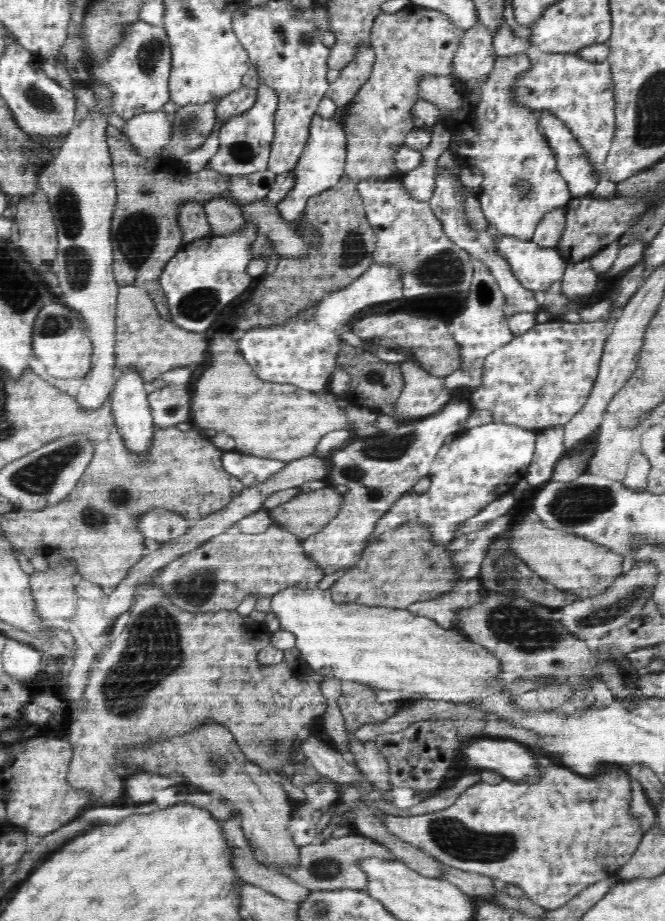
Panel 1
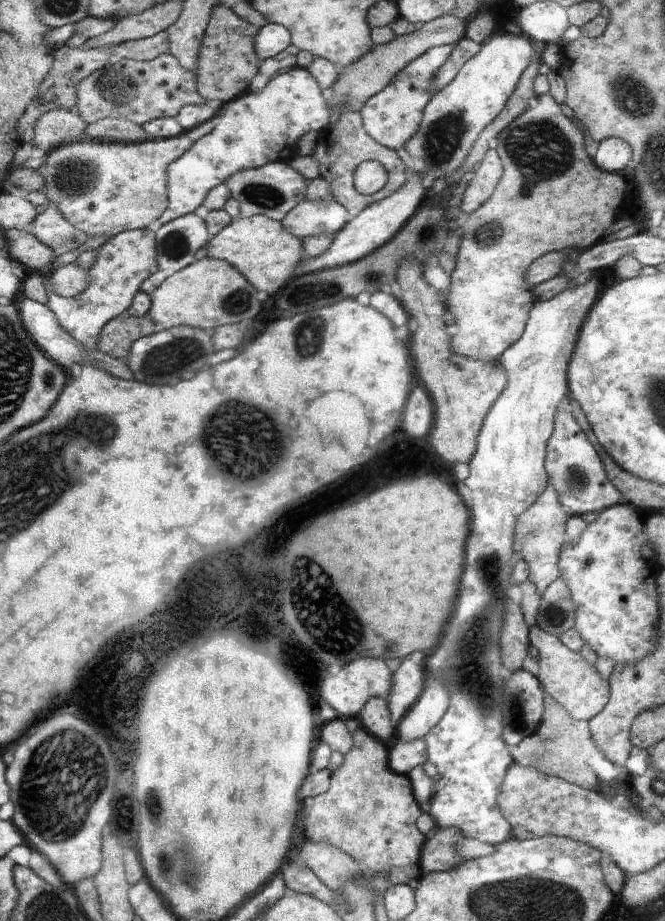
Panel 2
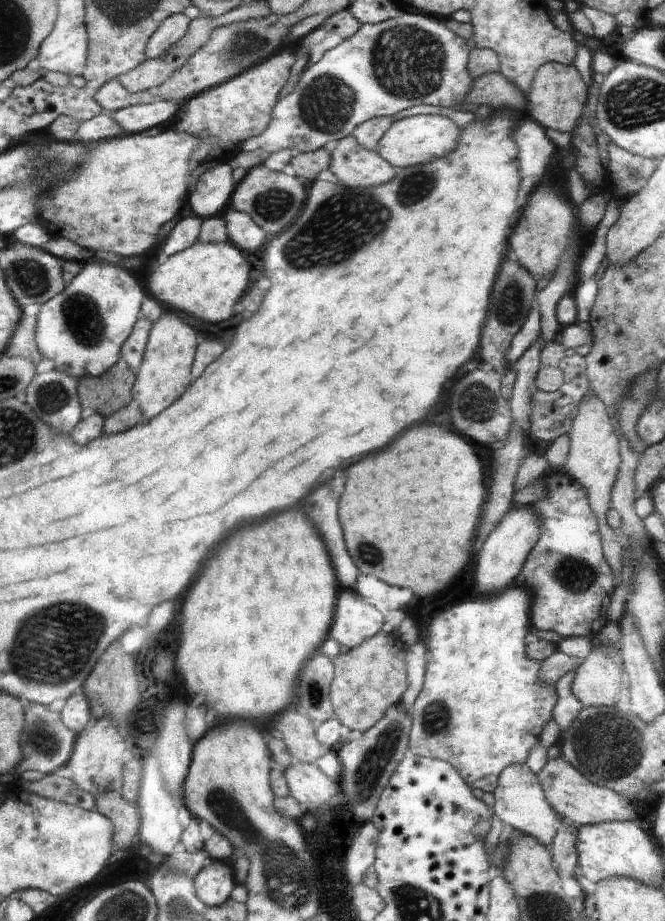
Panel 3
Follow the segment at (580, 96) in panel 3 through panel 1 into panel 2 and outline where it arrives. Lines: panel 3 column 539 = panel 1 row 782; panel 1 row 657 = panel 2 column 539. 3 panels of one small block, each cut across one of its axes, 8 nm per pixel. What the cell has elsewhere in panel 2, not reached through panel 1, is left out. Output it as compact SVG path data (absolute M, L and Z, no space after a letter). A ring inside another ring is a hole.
M542 96L538 106L526 110L520 118L516 118L512 124L508 124L500 136L498 136L498 158L504 166L504 174L502 174L502 182L498 182L494 194L478 207L478 210L474 210L472 214L469 214L466 218L466 222L459 228L461 234L461 242L456 252L456 268L452 270L450 274L450 288L448 288L448 294L446 294L446 308L452 316L454 316L454 327L452 328L452 335L450 339L450 348L454 353L462 358L470 358L472 360L478 360L478 362L493 362L496 358L506 350L510 348L516 342L522 333L524 332L524 324L528 322L528 310L532 306L532 286L528 282L524 282L524 272L526 268L536 260L540 258L542 254L548 254L548 252L554 252L554 250L562 250L562 248L588 248L592 244L596 244L596 240L600 238L600 234L614 222L614 212L616 208L620 206L622 198L624 198L624 180L620 178L617 173L606 174L592 164L592 160L586 156L584 152L584 144L582 144L582 134L578 130L578 126L566 118L562 114L562 108L548 96Z

